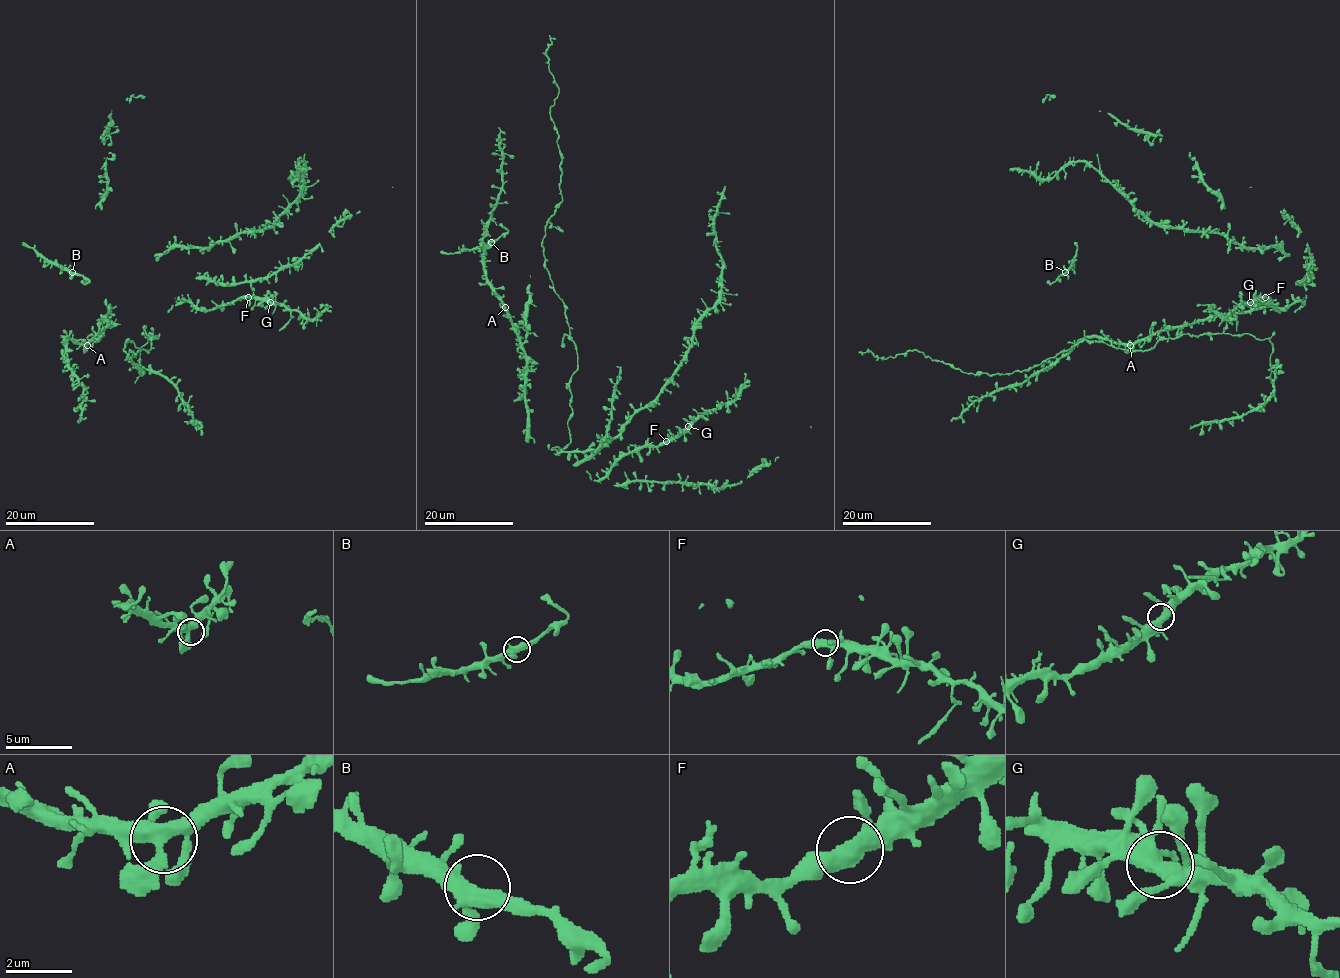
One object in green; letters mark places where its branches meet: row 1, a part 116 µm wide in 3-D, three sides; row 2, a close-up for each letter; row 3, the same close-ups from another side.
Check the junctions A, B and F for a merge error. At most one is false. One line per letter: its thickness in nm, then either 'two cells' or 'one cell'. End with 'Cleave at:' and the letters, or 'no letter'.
A: calibre 400 nm; one cell
B: calibre 400 nm; one cell
F: calibre 420 nm; one cell
Cleave at: no letter

